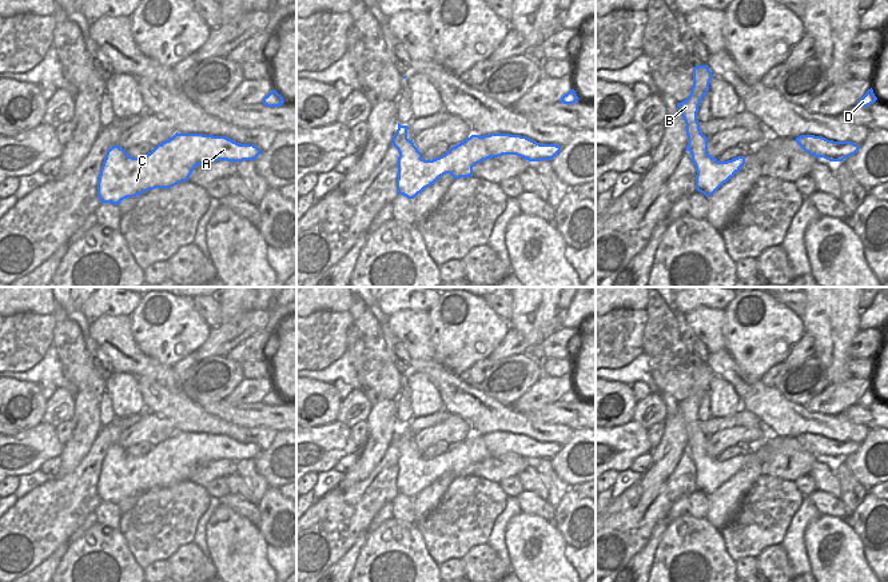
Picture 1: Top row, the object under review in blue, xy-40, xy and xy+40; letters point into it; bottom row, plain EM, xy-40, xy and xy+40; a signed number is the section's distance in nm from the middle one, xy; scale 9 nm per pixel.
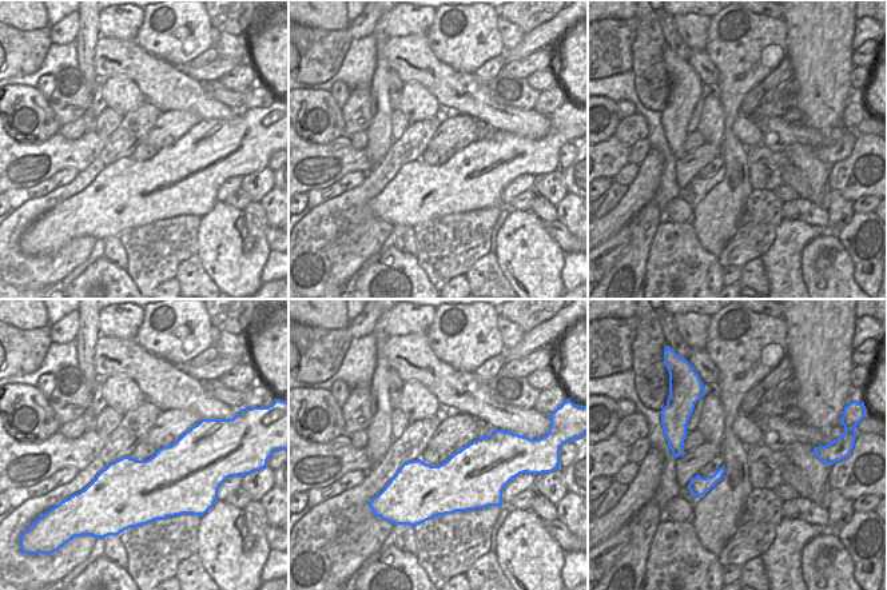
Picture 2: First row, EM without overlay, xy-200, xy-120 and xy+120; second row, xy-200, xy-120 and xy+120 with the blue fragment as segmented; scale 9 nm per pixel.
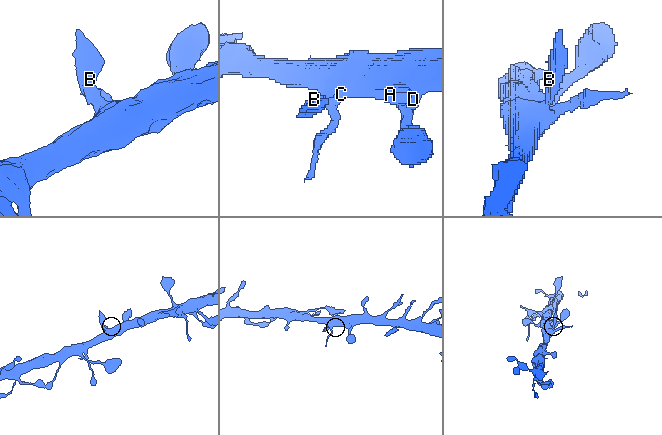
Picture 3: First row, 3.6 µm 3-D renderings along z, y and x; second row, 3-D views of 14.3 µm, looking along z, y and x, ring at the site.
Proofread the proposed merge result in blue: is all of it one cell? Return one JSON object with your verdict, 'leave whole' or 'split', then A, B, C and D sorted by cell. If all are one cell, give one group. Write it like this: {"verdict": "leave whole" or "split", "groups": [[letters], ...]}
{"verdict": "leave whole", "groups": [["A", "B", "C", "D"]]}

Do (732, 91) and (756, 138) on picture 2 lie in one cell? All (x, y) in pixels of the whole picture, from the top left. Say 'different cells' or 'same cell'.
different cells

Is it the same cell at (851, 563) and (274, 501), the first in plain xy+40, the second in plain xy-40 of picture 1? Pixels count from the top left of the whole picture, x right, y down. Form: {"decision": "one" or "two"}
{"decision": "two"}

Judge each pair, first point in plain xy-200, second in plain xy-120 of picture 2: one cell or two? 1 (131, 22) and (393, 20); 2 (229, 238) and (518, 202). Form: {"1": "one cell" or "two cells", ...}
{"1": "one cell", "2": "two cells"}

